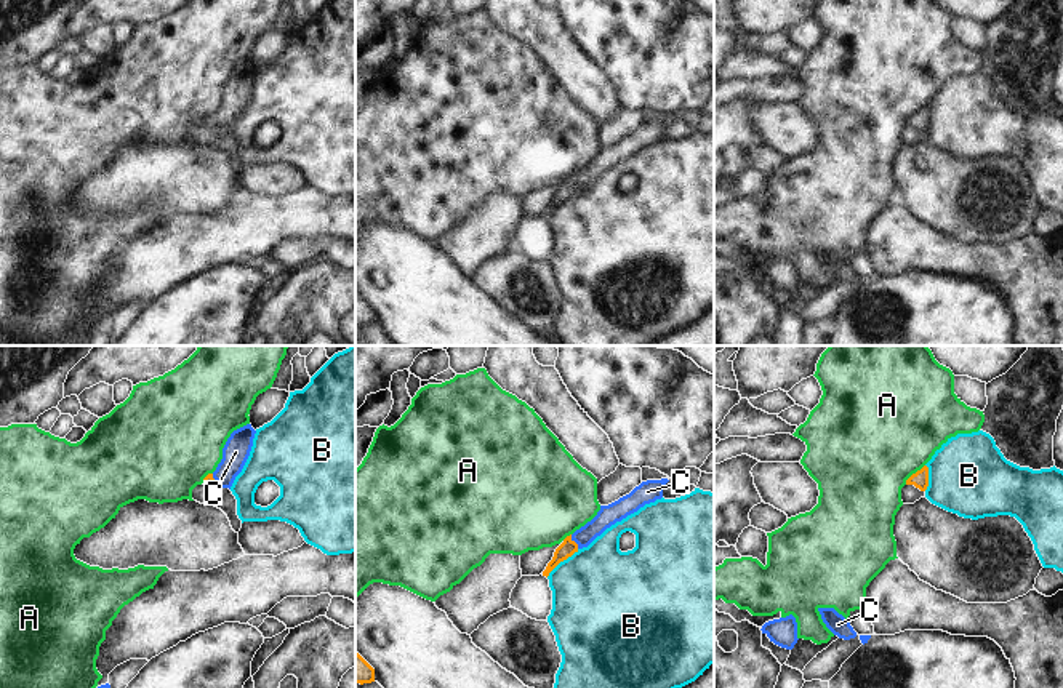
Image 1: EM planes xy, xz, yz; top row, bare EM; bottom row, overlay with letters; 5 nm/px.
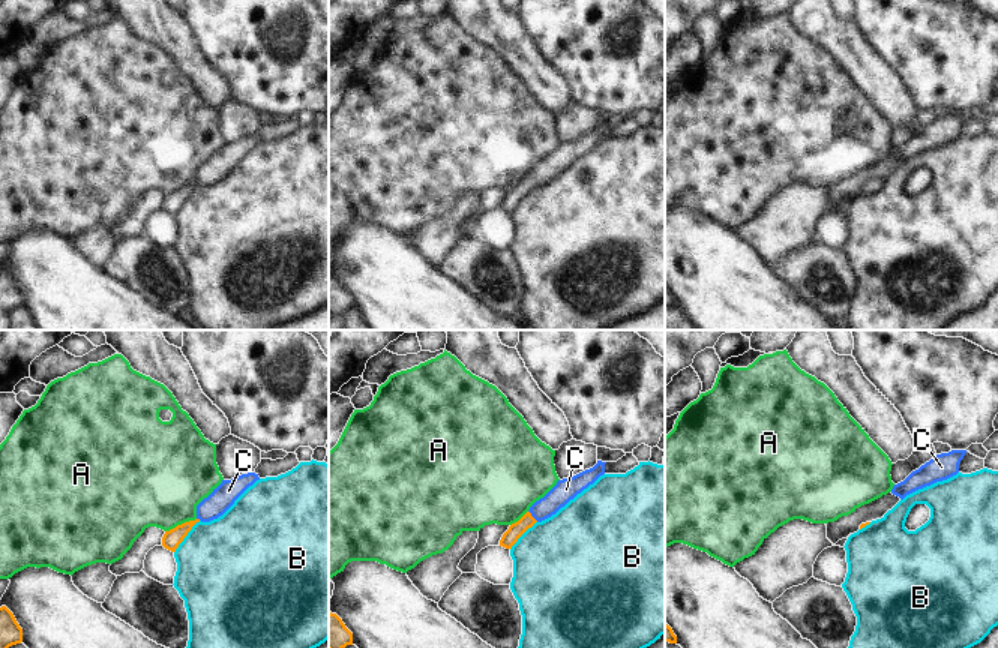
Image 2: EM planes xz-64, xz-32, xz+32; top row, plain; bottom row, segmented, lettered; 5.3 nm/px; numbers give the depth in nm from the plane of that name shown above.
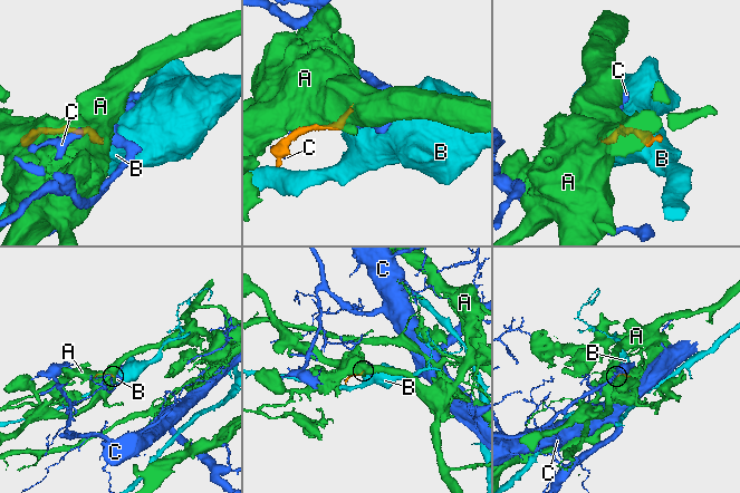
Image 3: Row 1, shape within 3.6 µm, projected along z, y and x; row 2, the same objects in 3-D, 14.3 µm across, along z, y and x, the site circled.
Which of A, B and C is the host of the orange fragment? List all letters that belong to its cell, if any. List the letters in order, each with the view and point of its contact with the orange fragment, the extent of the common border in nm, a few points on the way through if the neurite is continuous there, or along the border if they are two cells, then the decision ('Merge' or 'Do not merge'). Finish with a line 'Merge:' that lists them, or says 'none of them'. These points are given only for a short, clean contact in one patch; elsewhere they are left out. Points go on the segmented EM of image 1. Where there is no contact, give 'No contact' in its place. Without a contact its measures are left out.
A: Touches orange at yz (913, 474). Shared border 140 nm. Do not merge
B: Touches orange at xz (562, 560). Shared border 220 nm. Boundary: xz (578, 549), (546, 576). Do not merge
C: Touches orange at xz (573, 541). Shared border 80 nm. Path across: xz (567, 548), (573, 541), (585, 536), (607, 516). Merge
Merge: C.

